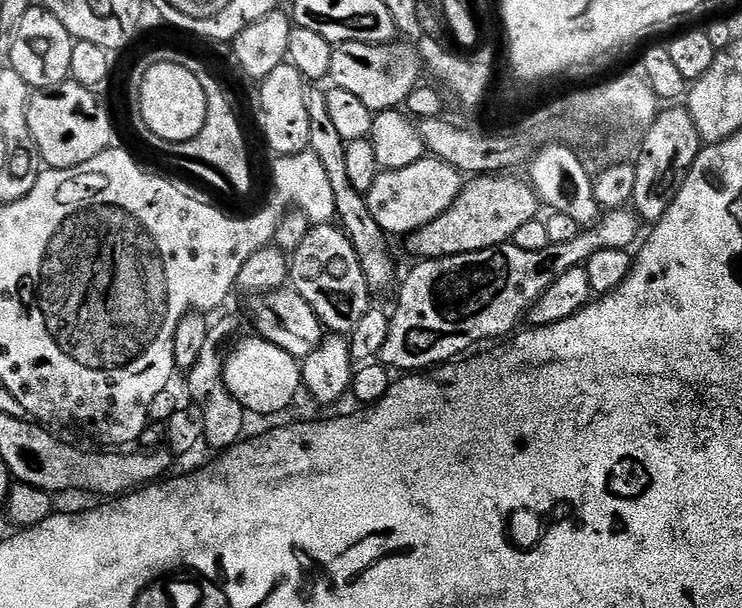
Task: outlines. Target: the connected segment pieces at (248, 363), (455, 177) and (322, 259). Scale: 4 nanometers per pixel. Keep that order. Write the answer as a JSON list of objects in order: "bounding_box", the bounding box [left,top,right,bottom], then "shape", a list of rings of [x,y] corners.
[{"bounding_box":[222,334,302,416],"shape":[[[249,334],[245,340],[240,340],[232,348],[232,353],[225,355],[222,360],[222,375],[224,385],[230,390],[230,394],[245,410],[245,413],[256,416],[276,416],[284,412],[296,400],[296,395],[301,395],[302,381],[300,378],[301,361],[296,360],[282,346],[274,346],[274,342],[266,342],[255,334]]]},{"bounding_box":[366,158,462,234],"shape":[[[425,158],[414,162],[414,166],[406,166],[402,170],[381,170],[374,178],[374,186],[370,186],[370,190],[366,193],[368,209],[370,214],[374,214],[374,222],[382,226],[384,233],[411,234],[422,226],[434,222],[434,218],[438,218],[442,212],[450,210],[450,206],[458,198],[461,187],[462,173],[454,166],[435,158]]]},{"bounding_box":[289,223,374,335],"shape":[[[335,223],[311,225],[304,240],[291,255],[289,283],[309,302],[325,329],[335,335],[352,333],[374,300],[352,240]]]}]

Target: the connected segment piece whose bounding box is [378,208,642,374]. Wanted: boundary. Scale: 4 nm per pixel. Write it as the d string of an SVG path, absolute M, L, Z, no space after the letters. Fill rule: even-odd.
M613 208L605 211L597 223L581 231L573 241L550 243L542 250L522 250L509 242L470 254L443 256L437 260L421 259L409 270L404 285L403 280L399 285L400 301L396 304L396 313L393 311L388 321L388 337L386 346L382 346L380 351L379 363L392 370L397 368L400 374L416 374L471 353L480 346L475 344L483 340L496 342L511 337L521 327L534 302L538 302L538 298L542 298L542 294L546 294L546 290L550 290L550 286L554 286L554 282L558 282L566 270L581 267L598 250L631 249L641 239L640 227L642 221L635 211Z

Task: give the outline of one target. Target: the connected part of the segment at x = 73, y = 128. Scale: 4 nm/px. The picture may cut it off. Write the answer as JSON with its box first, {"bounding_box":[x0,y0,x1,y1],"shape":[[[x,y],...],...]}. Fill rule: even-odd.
{"bounding_box":[26,78,113,168],"shape":[[[71,78],[65,80],[63,84],[41,88],[29,95],[26,119],[30,121],[30,134],[34,134],[34,142],[40,151],[41,161],[48,168],[77,168],[82,166],[82,162],[90,162],[90,158],[113,147],[112,120],[108,117],[107,110],[100,105],[96,95],[93,89],[82,86]]]}

